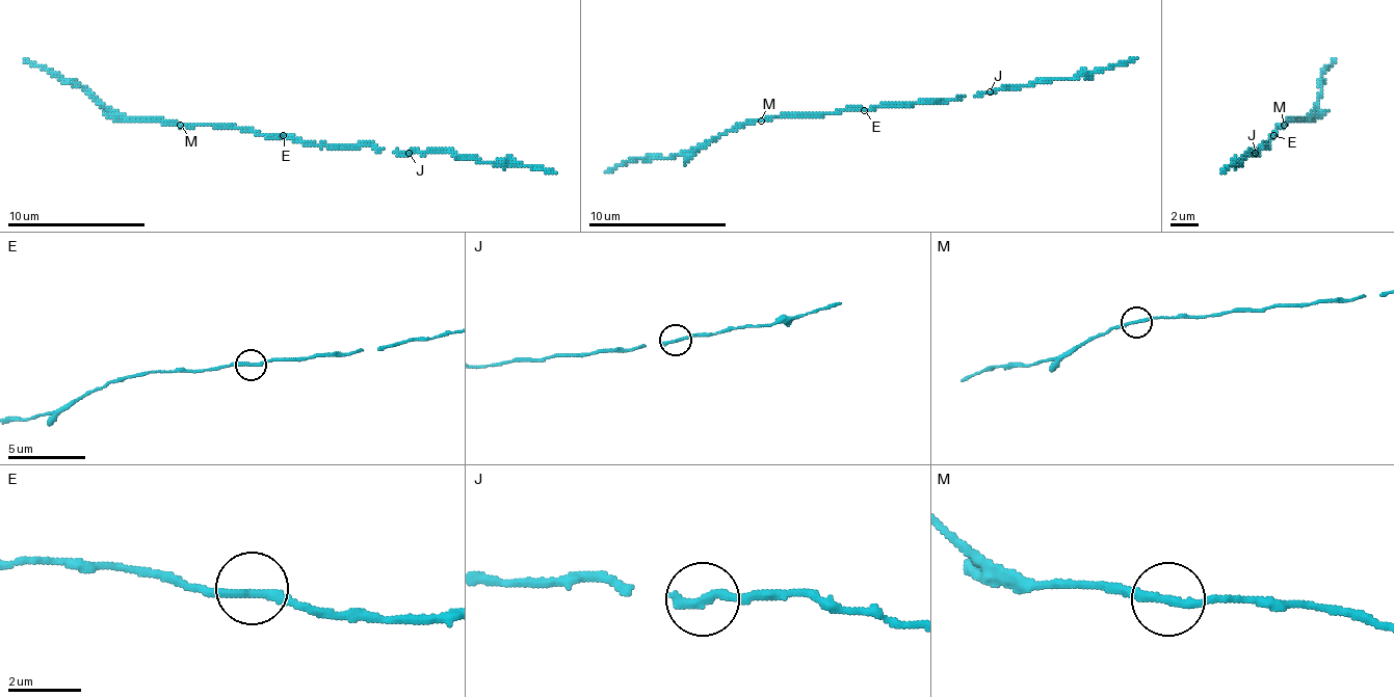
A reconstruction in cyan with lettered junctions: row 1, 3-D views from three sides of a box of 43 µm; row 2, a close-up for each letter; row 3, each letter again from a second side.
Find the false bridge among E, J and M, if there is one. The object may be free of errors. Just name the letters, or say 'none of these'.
none of these

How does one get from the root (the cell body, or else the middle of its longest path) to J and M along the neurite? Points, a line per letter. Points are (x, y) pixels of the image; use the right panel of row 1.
J: (1273, 138), (1256, 152)
M: (1273, 138), (1277, 128), (1284, 125)

